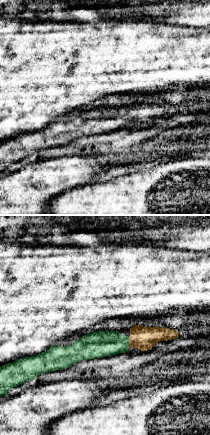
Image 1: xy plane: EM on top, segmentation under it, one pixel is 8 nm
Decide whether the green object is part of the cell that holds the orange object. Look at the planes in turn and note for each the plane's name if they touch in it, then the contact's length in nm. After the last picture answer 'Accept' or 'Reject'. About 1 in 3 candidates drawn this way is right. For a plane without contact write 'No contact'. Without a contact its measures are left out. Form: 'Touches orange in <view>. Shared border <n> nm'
Touches orange in xy. Shared border 100 nm

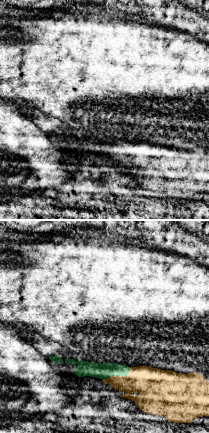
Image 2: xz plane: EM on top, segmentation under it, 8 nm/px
Touches orange in xz. Shared border 260 nm

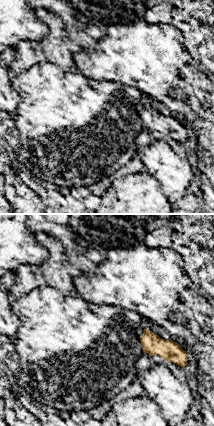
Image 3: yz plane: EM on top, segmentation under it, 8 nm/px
No contact

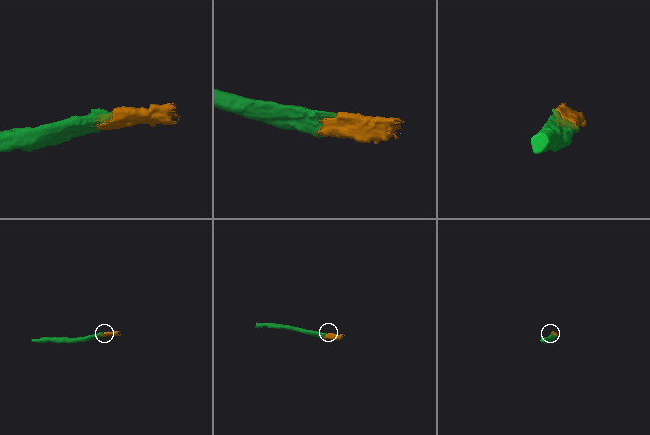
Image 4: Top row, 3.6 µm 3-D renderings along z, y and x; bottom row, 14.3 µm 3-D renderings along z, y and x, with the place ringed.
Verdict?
Accept

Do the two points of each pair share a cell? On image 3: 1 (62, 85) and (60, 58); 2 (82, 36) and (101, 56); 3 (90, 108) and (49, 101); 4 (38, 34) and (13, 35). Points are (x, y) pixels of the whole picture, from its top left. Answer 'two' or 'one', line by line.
1: two
2: two
3: one
4: one

